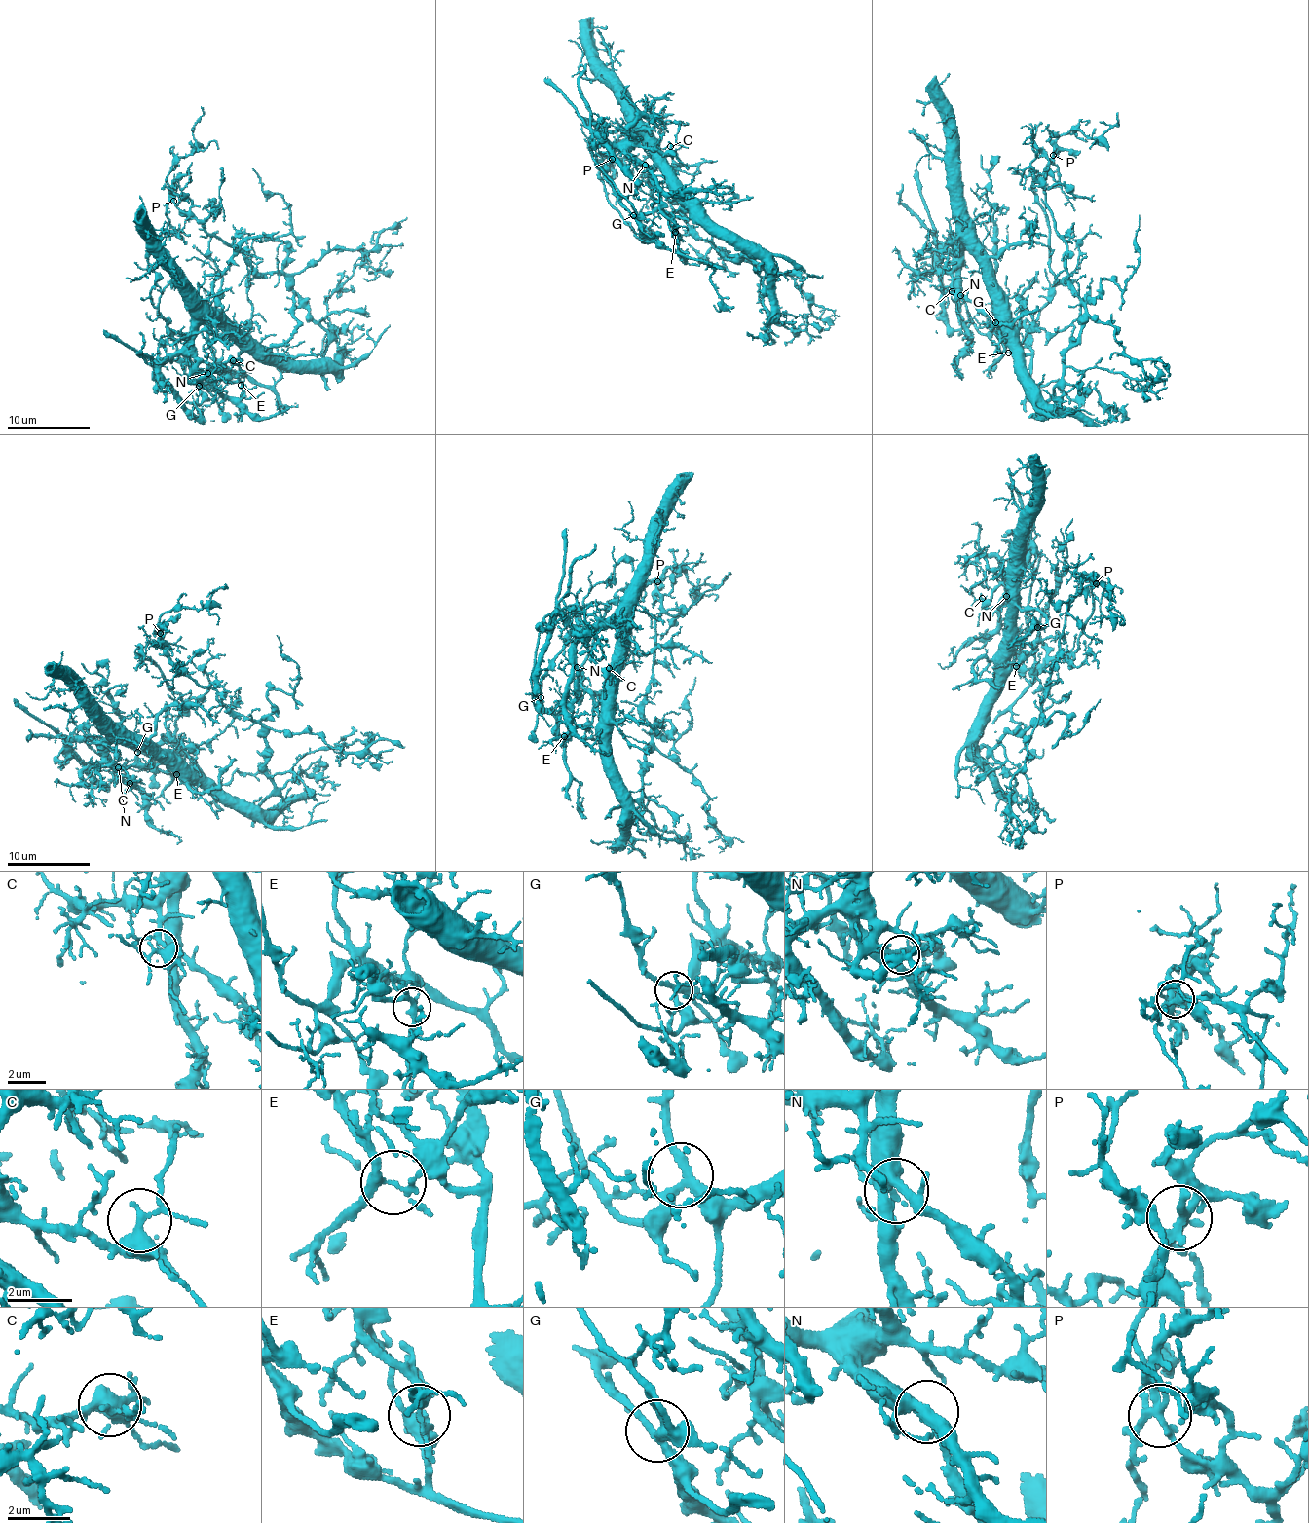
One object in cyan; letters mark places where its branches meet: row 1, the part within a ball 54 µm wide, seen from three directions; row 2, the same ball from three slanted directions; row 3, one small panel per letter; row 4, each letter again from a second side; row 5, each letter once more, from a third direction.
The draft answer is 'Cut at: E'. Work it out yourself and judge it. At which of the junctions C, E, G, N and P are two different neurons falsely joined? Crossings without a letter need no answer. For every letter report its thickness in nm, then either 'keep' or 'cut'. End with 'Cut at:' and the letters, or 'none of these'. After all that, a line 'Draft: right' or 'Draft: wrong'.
C: 300 nm | keep
E: 220 nm | cut
G: 240 nm | keep
N: 320 nm | keep
P: 220 nm | keep
Cut at: E
Draft: right

